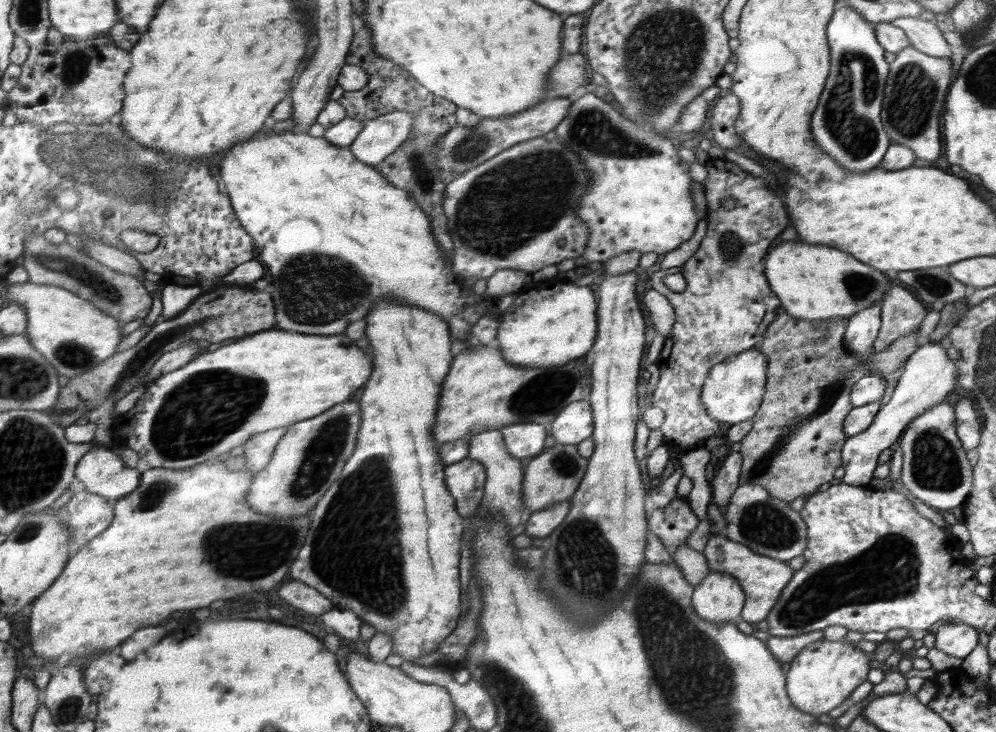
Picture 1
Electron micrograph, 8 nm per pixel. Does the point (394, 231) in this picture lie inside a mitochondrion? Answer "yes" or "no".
no

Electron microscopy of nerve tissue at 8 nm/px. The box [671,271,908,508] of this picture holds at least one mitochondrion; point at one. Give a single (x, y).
(760, 465)

